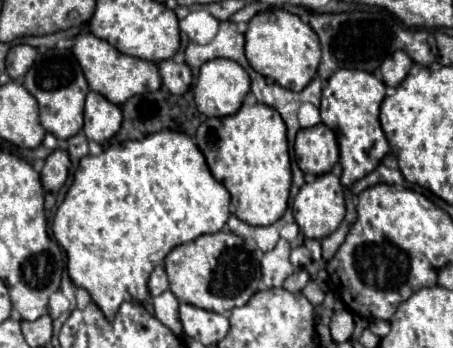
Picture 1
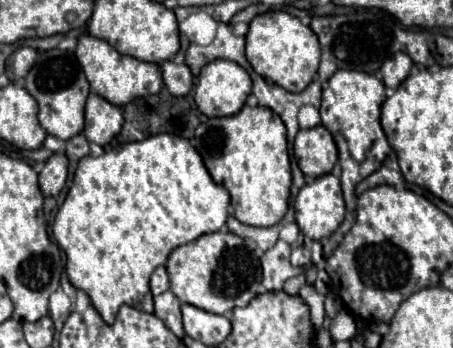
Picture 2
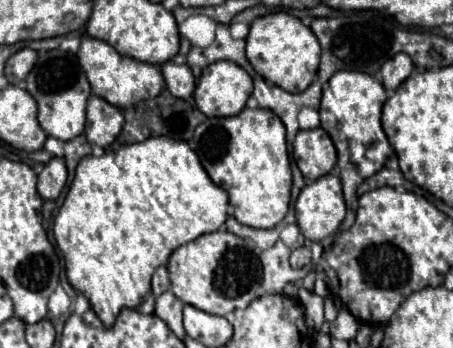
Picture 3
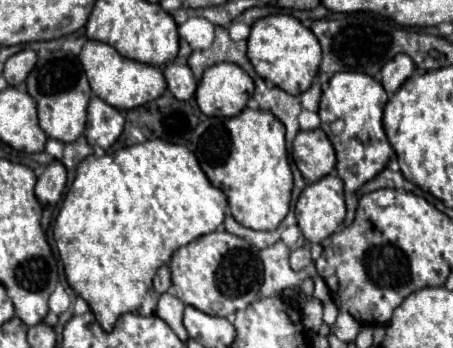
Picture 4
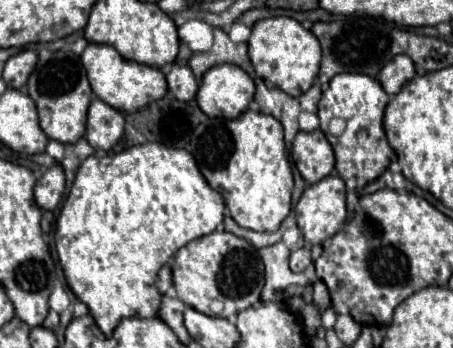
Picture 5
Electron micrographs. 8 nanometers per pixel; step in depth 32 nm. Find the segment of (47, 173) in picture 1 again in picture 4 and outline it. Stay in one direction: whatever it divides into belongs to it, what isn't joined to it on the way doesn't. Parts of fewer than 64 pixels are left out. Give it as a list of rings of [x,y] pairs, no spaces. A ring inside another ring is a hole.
[[[54,160],[36,182],[36,198],[42,206],[56,206],[66,186],[66,168],[60,160]]]

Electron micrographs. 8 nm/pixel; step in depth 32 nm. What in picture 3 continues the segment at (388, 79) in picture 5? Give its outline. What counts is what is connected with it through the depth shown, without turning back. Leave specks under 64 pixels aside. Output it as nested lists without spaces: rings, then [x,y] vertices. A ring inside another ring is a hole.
[[[396,54],[382,66],[382,84],[386,90],[396,90],[414,70],[414,62],[408,54]]]

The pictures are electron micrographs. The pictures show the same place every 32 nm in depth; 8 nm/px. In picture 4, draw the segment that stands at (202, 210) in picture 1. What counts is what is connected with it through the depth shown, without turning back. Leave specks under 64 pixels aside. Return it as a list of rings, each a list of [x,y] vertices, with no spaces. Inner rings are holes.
[[[148,140],[144,144],[134,144],[134,146],[128,146],[128,148],[122,148],[118,152],[112,152],[112,154],[106,154],[102,158],[94,158],[94,156],[88,156],[86,160],[80,162],[78,170],[76,170],[76,180],[60,208],[60,214],[56,218],[56,226],[54,226],[54,240],[56,240],[56,246],[58,246],[58,252],[60,252],[60,258],[62,258],[62,264],[64,264],[64,274],[66,274],[66,280],[70,284],[70,288],[88,302],[92,314],[96,316],[96,320],[100,322],[100,326],[110,332],[116,324],[116,320],[122,316],[122,314],[138,314],[138,316],[152,316],[156,314],[156,306],[158,306],[158,296],[152,288],[152,280],[154,280],[154,274],[160,266],[164,266],[172,254],[186,246],[188,242],[204,236],[204,234],[210,234],[214,230],[218,230],[224,222],[224,210],[226,210],[226,196],[214,188],[208,178],[204,176],[204,172],[200,170],[198,166],[198,160],[196,156],[186,148],[186,146],[176,146],[176,144],[170,144],[166,140]]]

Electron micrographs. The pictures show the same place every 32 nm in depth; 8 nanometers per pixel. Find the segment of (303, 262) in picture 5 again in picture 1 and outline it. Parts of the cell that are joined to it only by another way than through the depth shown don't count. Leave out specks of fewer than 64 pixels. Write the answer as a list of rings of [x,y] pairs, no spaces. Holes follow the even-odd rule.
[[[298,246],[292,250],[292,256],[290,256],[290,262],[296,266],[296,268],[304,268],[308,262],[310,262],[310,250],[306,246]]]

